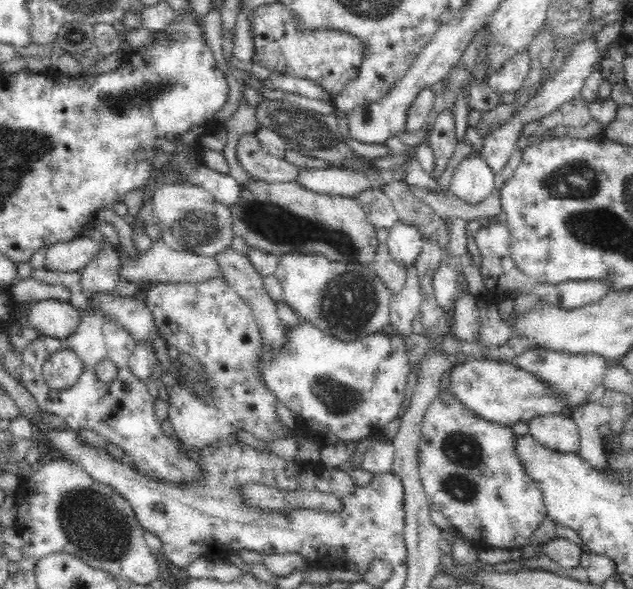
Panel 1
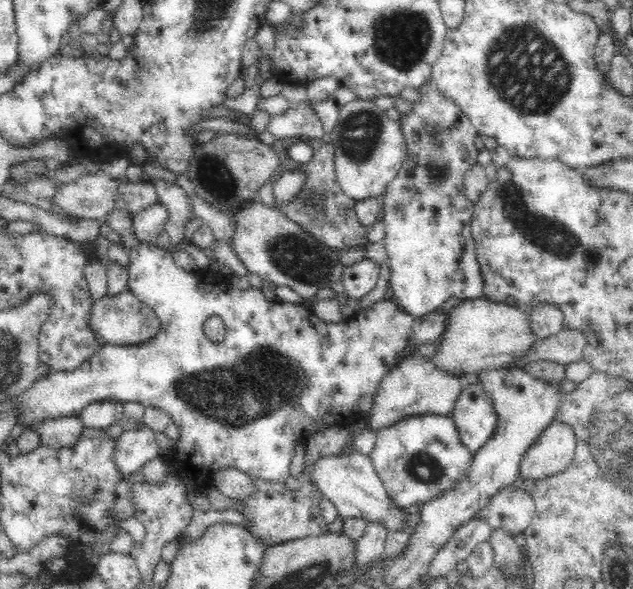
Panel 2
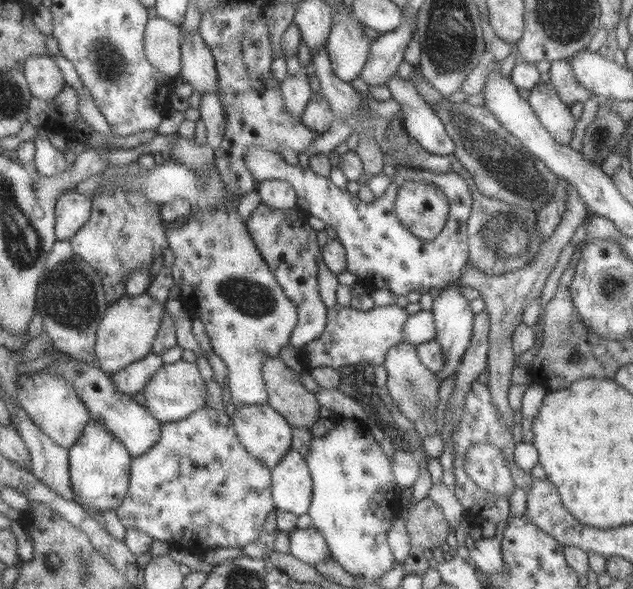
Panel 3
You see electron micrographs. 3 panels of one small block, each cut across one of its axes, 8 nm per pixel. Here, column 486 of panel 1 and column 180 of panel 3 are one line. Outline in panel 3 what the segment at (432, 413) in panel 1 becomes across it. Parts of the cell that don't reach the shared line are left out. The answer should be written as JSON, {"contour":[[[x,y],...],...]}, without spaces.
{"contour":[[[207,405],[186,420],[165,423],[161,442],[154,446],[154,449],[148,452],[148,455],[134,458],[133,477],[129,495],[126,497],[124,504],[119,508],[119,515],[123,525],[128,529],[139,528],[142,532],[147,532],[156,540],[162,540],[171,544],[172,547],[180,546],[187,550],[203,553],[212,548],[245,548],[254,544],[261,538],[263,532],[267,530],[269,516],[276,509],[277,504],[273,496],[273,470],[246,449],[246,445],[241,441],[241,436],[238,434],[232,416],[229,416],[227,413],[218,414],[214,408],[210,409]]]}

